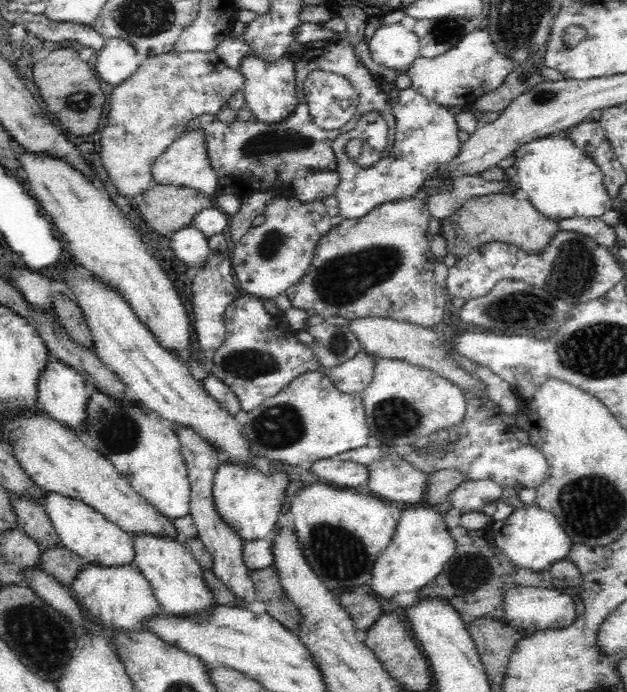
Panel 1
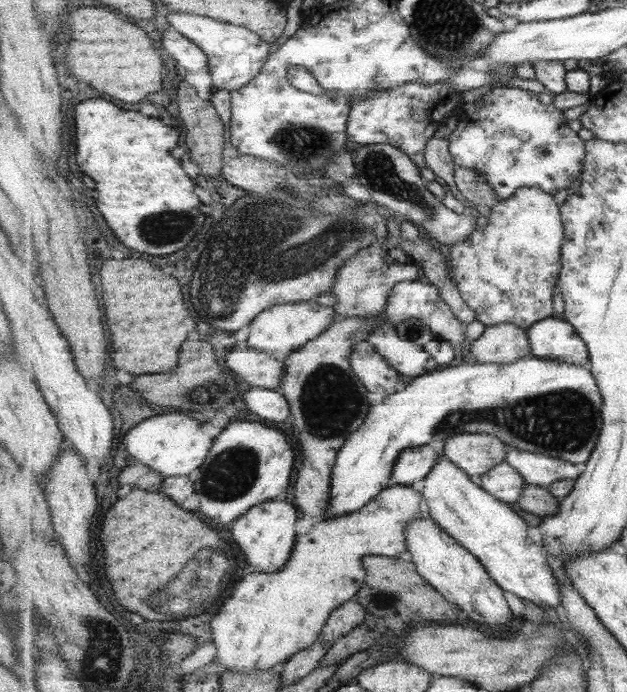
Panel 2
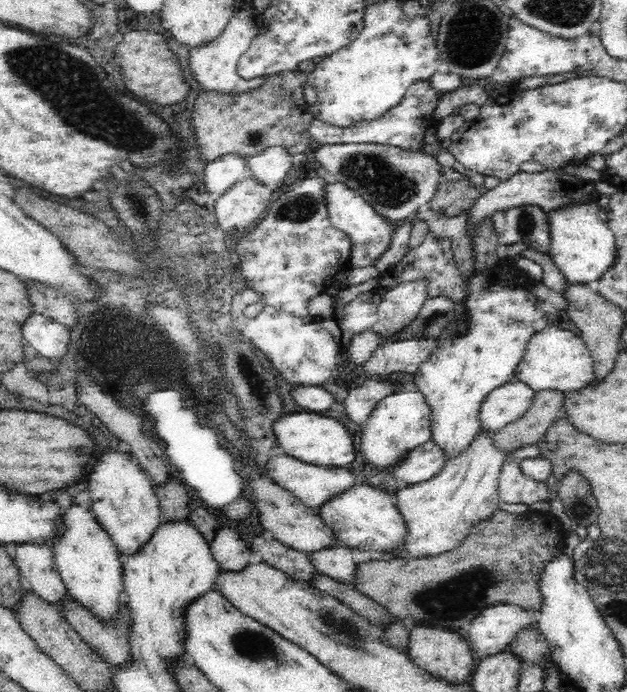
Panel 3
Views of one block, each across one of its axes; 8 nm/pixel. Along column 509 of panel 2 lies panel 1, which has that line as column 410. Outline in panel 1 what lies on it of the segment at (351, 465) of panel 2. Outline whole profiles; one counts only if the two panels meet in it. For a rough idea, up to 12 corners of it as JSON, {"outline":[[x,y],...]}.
{"outline":[[379,358],[361,392],[372,436],[413,445],[462,422],[450,380]]}

